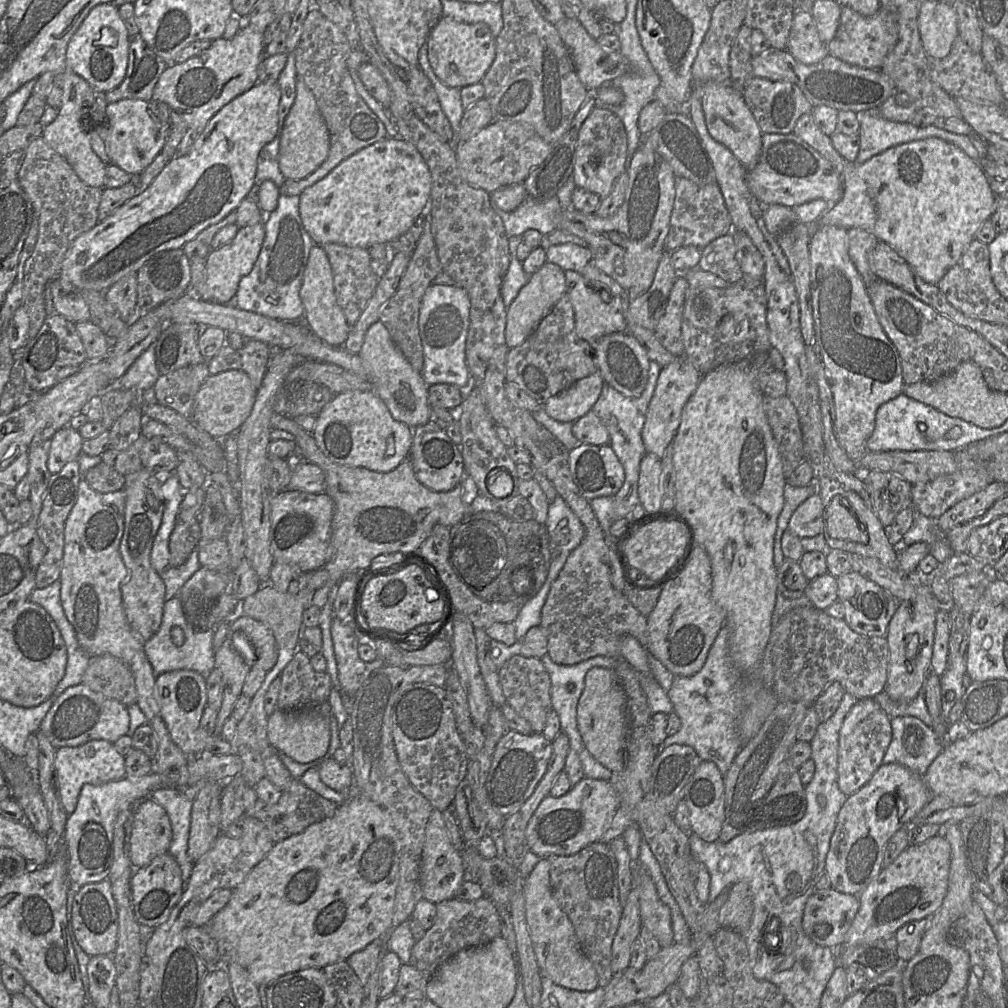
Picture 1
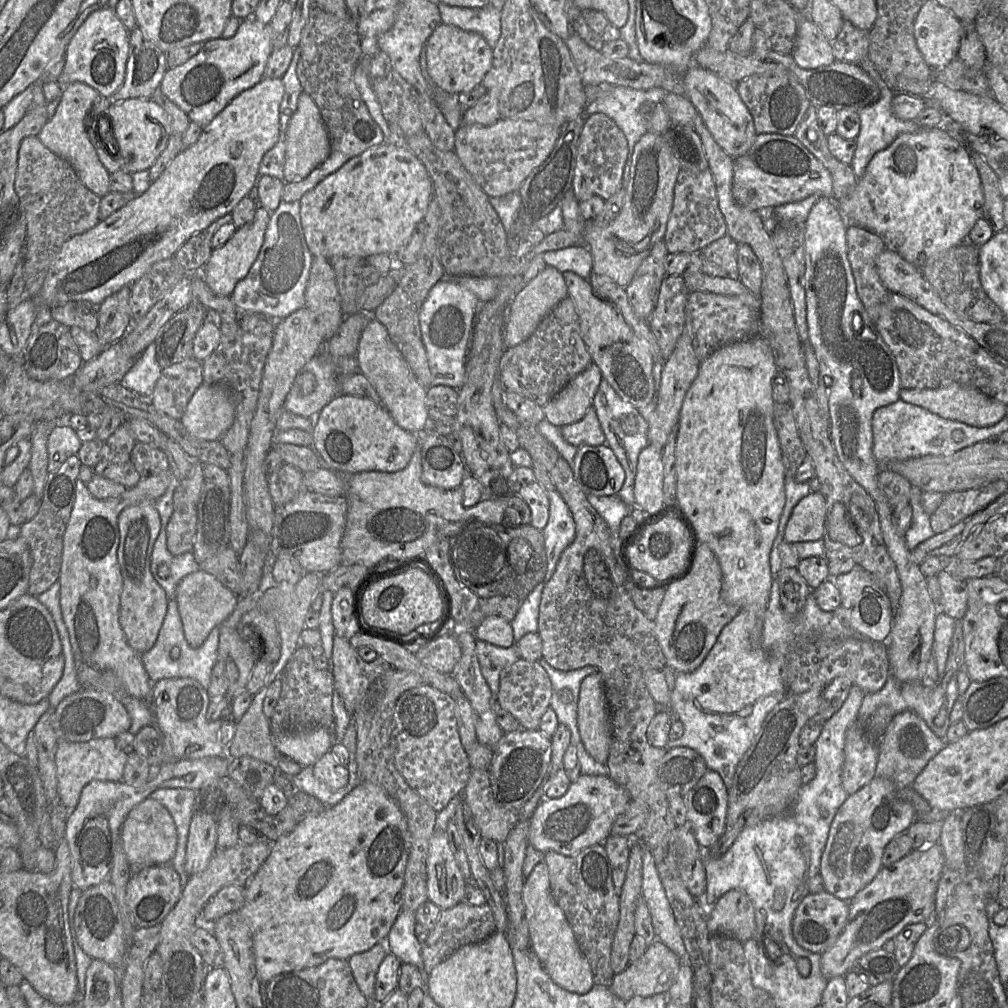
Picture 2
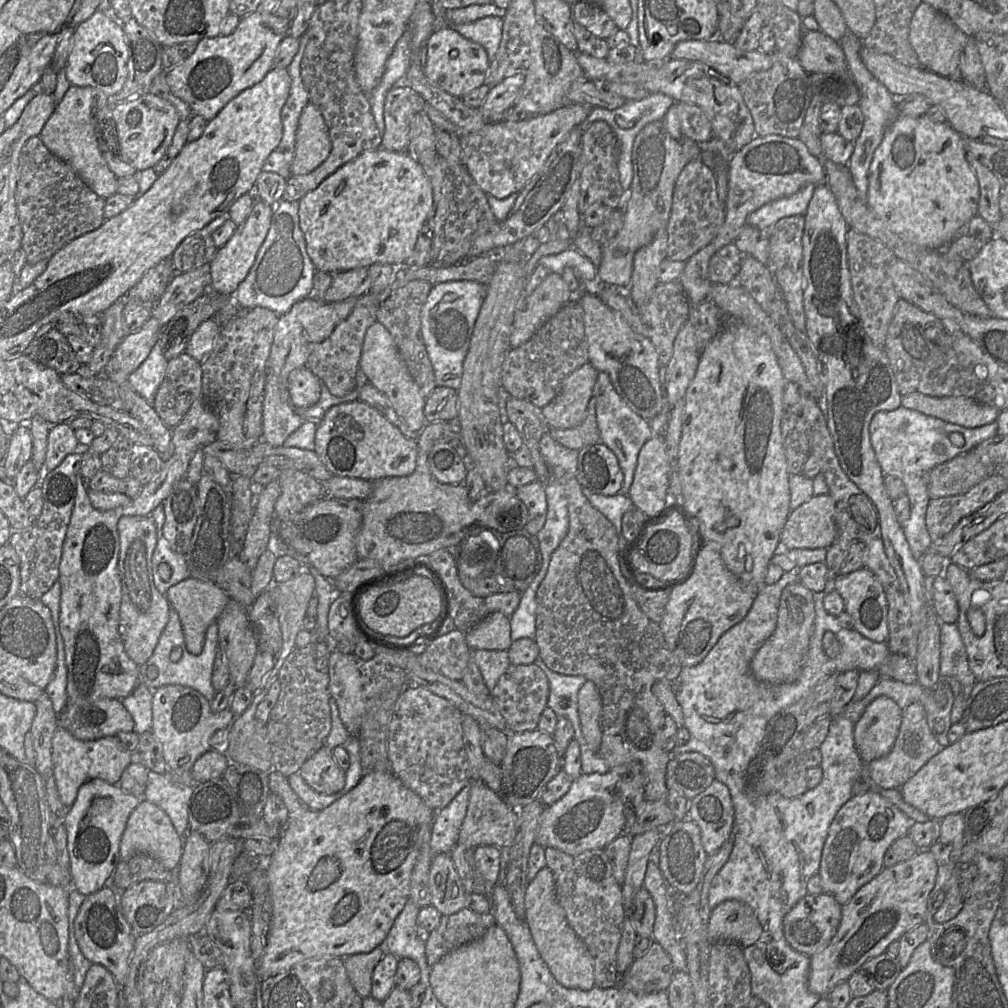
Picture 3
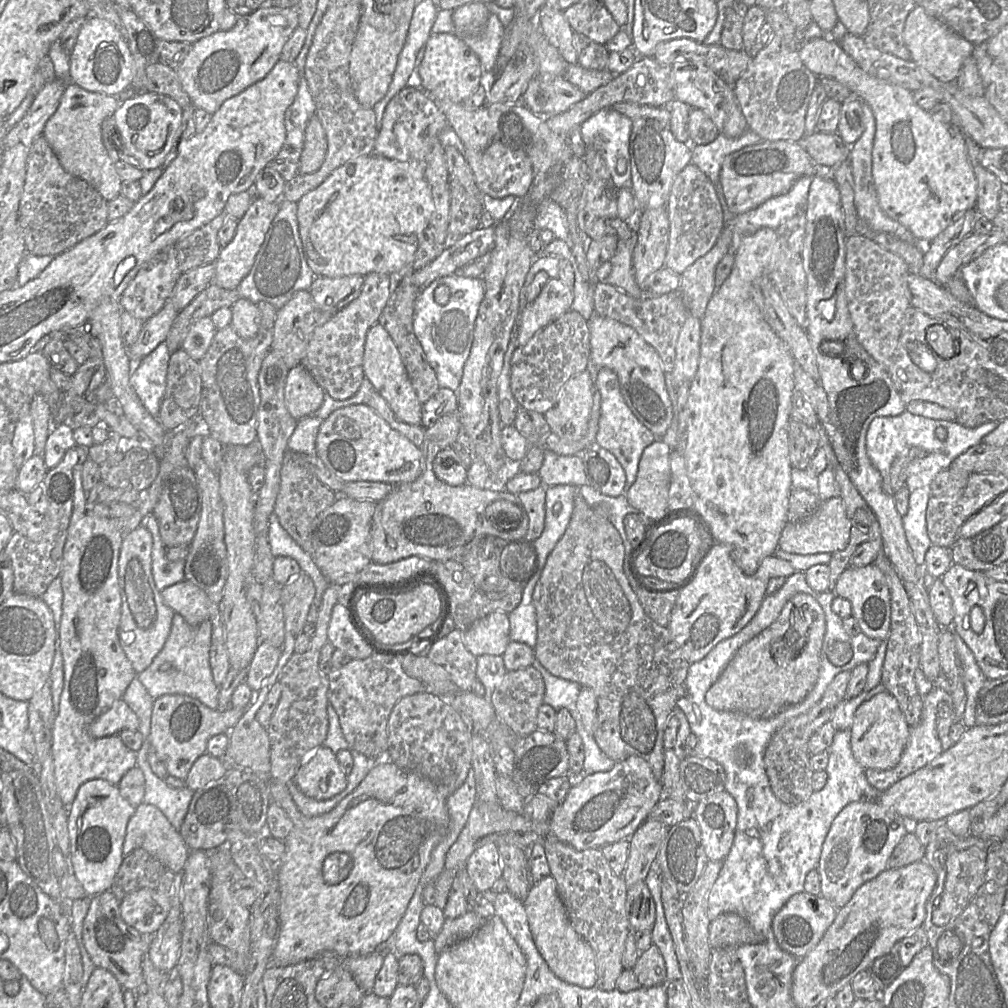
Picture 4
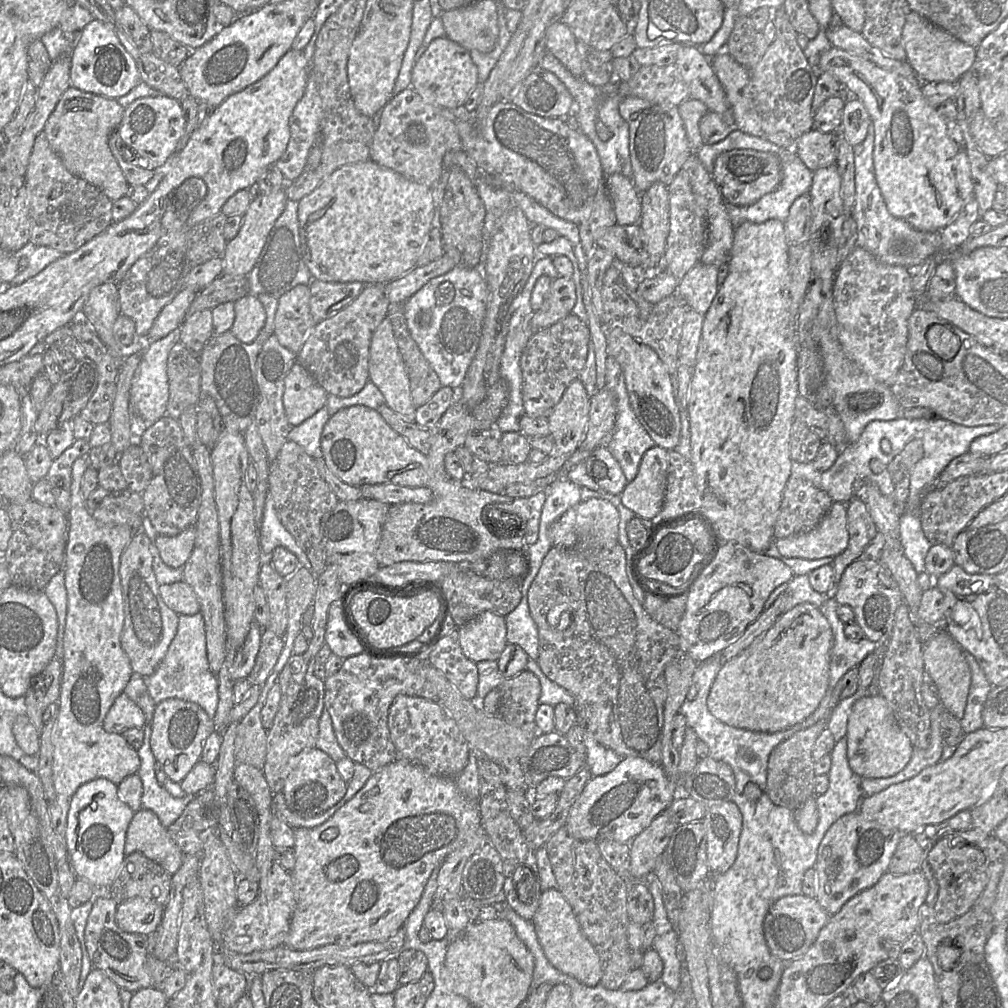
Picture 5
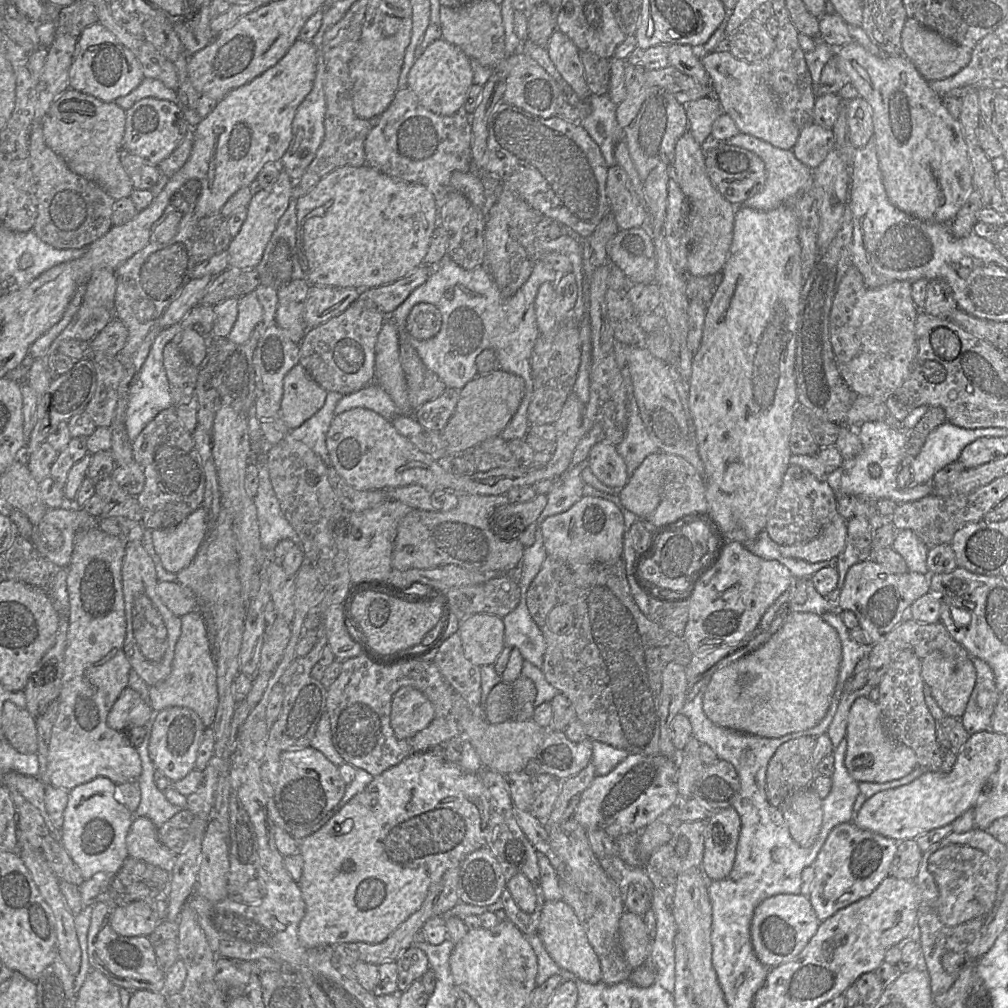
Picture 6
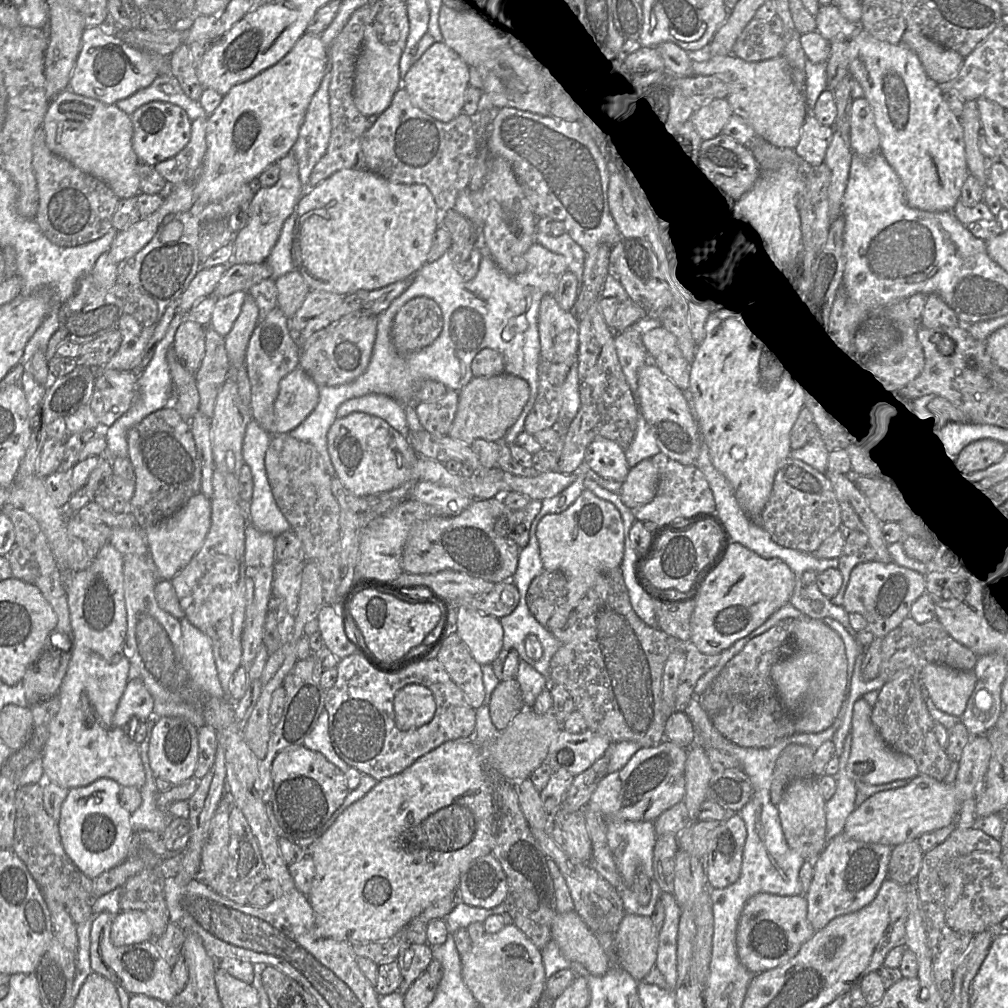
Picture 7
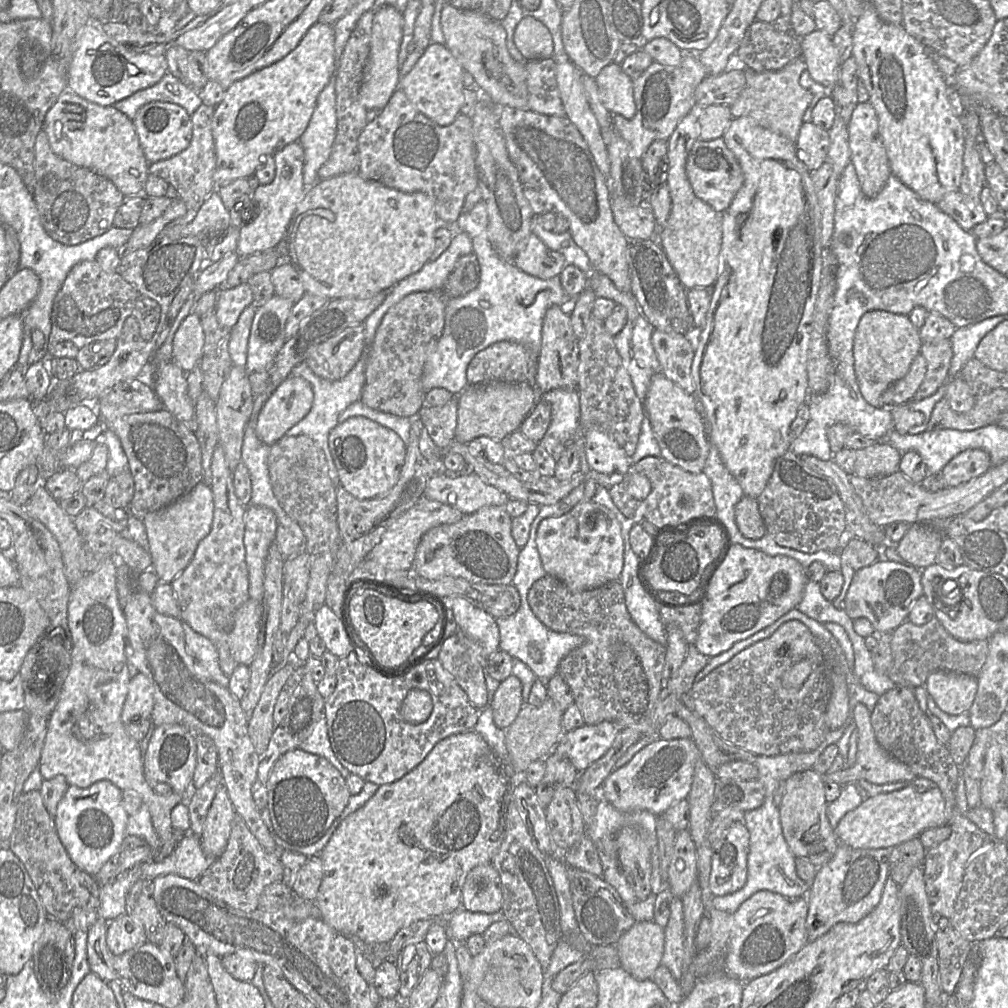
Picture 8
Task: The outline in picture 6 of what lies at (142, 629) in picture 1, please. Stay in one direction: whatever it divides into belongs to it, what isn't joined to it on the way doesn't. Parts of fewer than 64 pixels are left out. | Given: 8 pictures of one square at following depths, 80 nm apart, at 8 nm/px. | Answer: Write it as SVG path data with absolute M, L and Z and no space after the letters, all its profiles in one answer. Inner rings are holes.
M142 541L126 544L121 576L126 618L123 650L132 669L151 687L165 680L171 672L175 646L181 634L181 620L163 604L156 593L156 570Z

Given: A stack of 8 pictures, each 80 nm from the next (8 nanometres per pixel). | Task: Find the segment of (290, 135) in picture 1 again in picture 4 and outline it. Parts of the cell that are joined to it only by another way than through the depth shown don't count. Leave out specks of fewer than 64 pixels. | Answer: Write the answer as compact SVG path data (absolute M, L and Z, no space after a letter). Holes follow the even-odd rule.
M315 114L309 119L305 129L299 173L310 174L317 171L324 162L326 152L326 134L318 116Z

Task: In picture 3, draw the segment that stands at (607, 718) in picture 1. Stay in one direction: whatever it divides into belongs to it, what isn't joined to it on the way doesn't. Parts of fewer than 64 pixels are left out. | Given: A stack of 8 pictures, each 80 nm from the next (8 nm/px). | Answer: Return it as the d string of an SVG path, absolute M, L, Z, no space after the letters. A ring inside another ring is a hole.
M586 680L578 691L578 715L581 730L587 745L593 751L599 751L601 744L601 696L591 680Z

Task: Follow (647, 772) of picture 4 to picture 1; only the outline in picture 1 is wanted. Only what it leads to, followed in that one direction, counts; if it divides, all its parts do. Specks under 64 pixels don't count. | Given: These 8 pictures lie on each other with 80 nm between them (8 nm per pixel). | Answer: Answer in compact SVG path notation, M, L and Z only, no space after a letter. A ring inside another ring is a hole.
M584 777L565 795L547 795L542 800L525 831L527 849L541 858L553 854L576 854L586 846L601 841L612 816L620 806L620 799L609 781Z

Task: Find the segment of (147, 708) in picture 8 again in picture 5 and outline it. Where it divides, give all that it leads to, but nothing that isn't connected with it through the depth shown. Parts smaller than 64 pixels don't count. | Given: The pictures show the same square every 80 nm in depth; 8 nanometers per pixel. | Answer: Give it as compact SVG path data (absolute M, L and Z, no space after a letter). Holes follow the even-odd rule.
M124 693L115 699L103 720L103 729L108 733L122 734L127 729L143 729L144 726L143 712Z

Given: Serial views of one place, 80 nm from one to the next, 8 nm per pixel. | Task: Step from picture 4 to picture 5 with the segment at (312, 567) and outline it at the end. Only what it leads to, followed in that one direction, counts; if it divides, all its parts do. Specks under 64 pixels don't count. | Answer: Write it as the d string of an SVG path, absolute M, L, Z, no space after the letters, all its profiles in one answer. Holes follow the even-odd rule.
M268 491L260 526L260 547L263 555L269 557L278 546L291 551L298 558L300 566L311 570L311 563L307 554L292 534L282 525L276 513L274 501Z

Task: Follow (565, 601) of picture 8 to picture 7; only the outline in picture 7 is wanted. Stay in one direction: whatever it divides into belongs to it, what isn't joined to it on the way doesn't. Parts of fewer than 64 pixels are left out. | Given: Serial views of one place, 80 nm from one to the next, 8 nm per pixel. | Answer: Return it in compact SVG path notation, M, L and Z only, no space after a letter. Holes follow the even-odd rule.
M620 566L609 571L605 571L600 575L595 585L588 590L576 608L571 612L566 625L562 629L550 629L548 627L548 620L554 613L555 609L565 603L567 594L567 579L565 575L558 571L549 571L544 569L537 577L532 580L526 595L527 606L532 615L543 627L548 629L561 644L557 652L550 660L550 684L560 684L566 688L574 701L575 710L582 714L588 728L592 731L607 737L611 742L633 741L638 743L641 748L657 746L665 739L664 726L667 720L661 711L662 676L664 666L668 656L672 652L681 651L686 653L687 643L668 635L660 628L654 628L647 625L639 618L631 606L628 589L625 585Z

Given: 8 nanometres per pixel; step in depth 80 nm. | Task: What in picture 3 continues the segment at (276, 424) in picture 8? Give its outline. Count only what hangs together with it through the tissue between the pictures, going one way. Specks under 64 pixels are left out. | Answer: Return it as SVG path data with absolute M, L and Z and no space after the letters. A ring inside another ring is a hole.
M302 366L290 373L288 392L295 408L311 407L320 398L321 381L308 367Z

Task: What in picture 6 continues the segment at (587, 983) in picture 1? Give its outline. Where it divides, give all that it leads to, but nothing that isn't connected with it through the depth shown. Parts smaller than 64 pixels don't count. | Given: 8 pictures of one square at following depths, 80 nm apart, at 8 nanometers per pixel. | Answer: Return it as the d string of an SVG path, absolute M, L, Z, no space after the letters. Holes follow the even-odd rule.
M564 900L545 902L541 913L538 935L548 954L561 968L573 973L587 983L597 984L601 982L602 972L599 958L589 943L573 908Z

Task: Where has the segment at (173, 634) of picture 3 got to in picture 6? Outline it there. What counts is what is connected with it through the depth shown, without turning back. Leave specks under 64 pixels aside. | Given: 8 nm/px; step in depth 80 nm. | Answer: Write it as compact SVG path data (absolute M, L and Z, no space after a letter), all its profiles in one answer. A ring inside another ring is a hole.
M192 611L182 617L181 634L176 643L171 672L158 684L149 687L149 704L154 713L170 707L183 707L194 711L204 727L211 727L218 707L216 666L207 627L202 615Z

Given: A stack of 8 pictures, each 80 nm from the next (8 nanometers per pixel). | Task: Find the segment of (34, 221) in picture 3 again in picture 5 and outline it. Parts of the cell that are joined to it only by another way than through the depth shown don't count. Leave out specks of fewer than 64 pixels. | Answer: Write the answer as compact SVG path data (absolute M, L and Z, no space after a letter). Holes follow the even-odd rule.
M44 130L35 138L25 175L25 187L31 218L29 242L35 245L50 247L68 254L79 249L112 223L113 202L99 188L67 170L51 148Z

